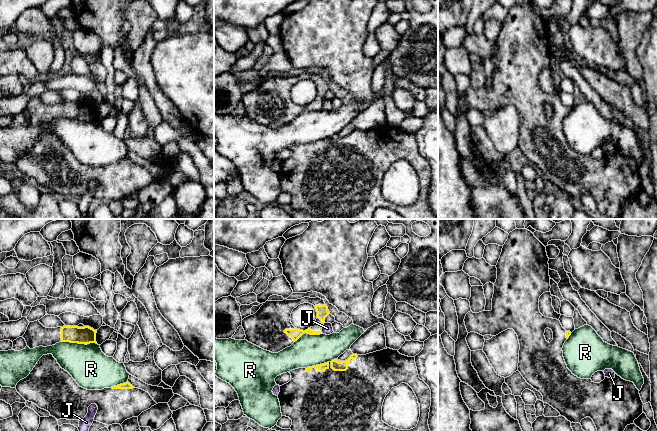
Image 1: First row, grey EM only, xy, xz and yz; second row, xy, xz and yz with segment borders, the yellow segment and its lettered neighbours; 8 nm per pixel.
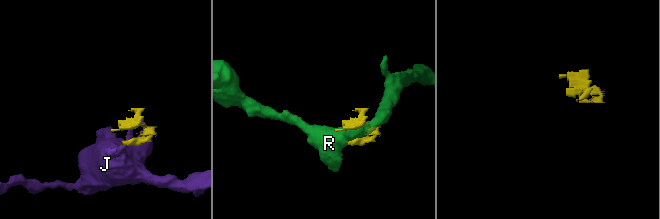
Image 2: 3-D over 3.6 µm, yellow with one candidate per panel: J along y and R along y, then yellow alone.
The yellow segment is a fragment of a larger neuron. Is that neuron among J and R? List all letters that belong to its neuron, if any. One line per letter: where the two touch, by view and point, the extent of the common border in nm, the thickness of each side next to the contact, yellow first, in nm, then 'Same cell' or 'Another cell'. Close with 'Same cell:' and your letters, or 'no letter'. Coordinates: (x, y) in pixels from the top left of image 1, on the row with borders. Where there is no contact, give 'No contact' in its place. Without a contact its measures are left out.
J: Touches yellow at xz (323, 324). Shared border 50 nm. Thickness 100 nm (yellow) against 90 nm. Another cell
R: Touches yellow at xy (79, 343). Shared border 280 nm. Thickness 140 nm (yellow) against 320 nm. Another cell
Same cell: no letter

